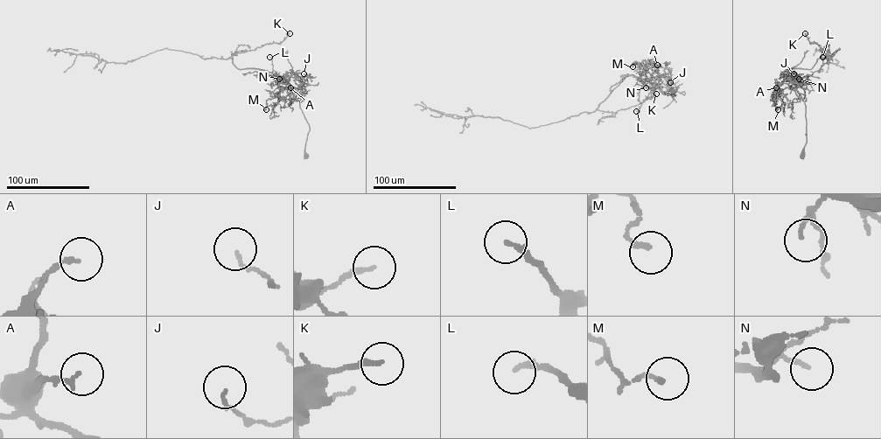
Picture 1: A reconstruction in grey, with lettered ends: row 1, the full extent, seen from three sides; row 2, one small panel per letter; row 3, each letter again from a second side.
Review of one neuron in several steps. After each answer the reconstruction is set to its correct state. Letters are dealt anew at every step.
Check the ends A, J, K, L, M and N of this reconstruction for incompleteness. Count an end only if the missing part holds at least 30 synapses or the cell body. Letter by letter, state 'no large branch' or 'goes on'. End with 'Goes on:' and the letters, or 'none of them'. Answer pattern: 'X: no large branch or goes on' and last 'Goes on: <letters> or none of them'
A: no large branch
J: no large branch
K: no large branch
L: no large branch
M: no large branch
N: no large branch
Goes on: none of them

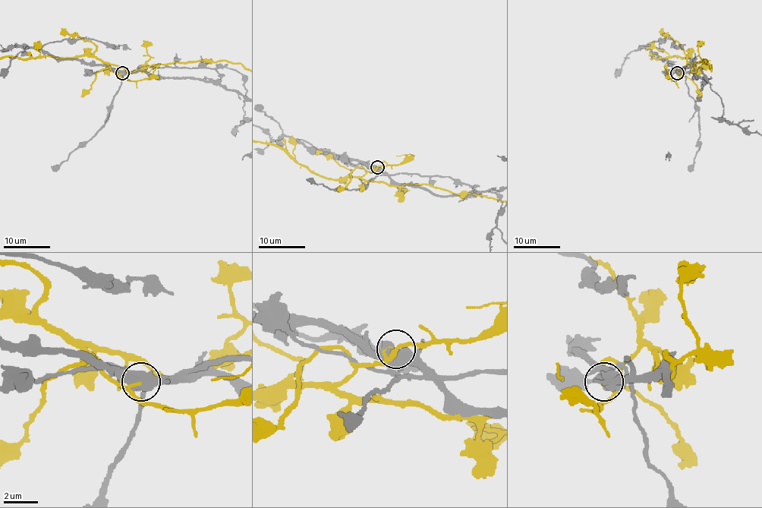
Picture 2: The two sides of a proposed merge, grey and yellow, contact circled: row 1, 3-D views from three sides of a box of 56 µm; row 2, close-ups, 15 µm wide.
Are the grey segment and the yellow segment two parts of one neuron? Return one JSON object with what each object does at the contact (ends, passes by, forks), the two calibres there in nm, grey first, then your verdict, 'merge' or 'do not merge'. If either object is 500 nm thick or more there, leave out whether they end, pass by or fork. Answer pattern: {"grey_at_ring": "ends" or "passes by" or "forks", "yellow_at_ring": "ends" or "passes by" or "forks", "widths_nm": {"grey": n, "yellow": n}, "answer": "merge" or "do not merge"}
{"widths_nm": {"grey": 600, "yellow": 170}, "answer": "do not merge"}

